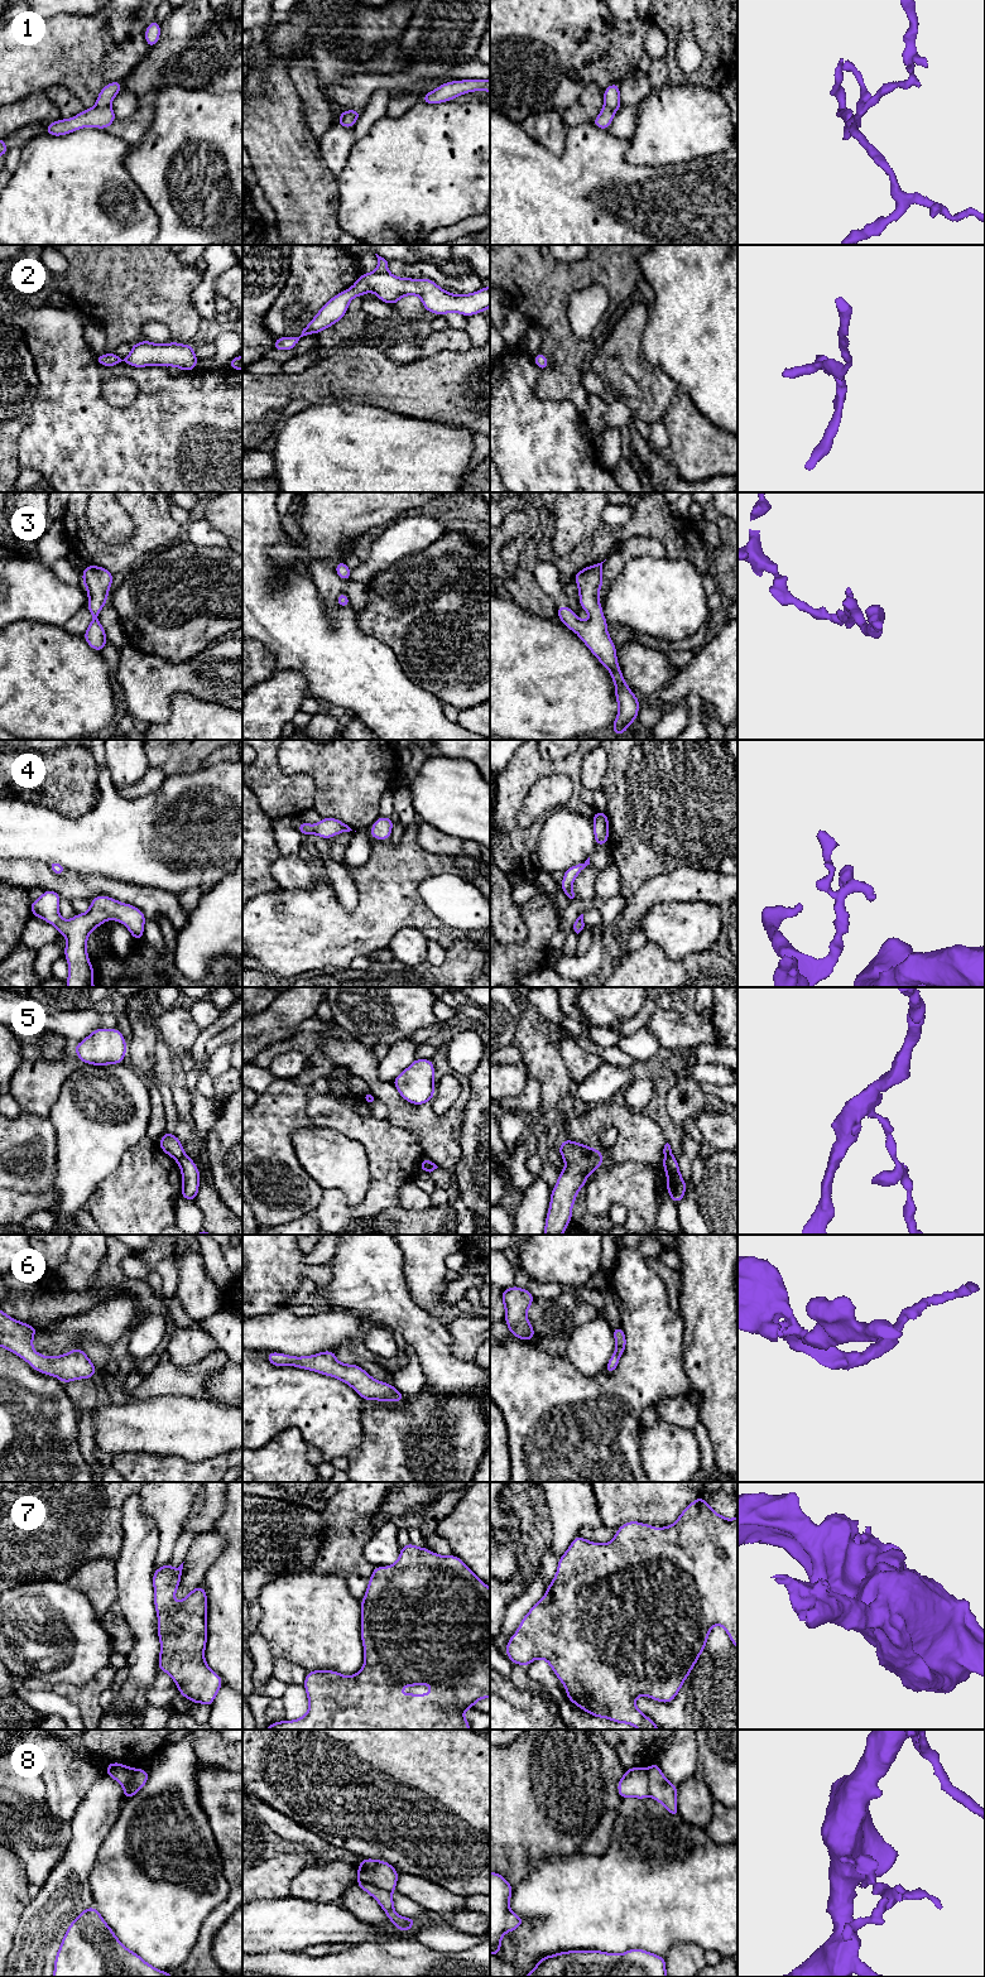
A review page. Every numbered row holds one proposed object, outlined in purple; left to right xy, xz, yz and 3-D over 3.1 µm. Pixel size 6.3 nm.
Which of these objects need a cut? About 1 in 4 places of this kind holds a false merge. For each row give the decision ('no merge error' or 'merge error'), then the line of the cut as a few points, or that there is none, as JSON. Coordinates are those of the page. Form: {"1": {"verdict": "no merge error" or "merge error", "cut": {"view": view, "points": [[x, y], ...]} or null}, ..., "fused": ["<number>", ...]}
{"1": {"verdict": "merge error", "cut": {"view": "xz", "points": [[356, 119], [347, 112], [339, 121]]}}, "2": {"verdict": "no merge error", "cut": null}, "3": {"verdict": "no merge error", "cut": null}, "4": {"verdict": "no merge error", "cut": null}, "5": {"verdict": "merge error", "cut": {"view": "xy", "points": [[185, 1155], [177, 1160]]}}, "6": {"verdict": "no merge error", "cut": null}, "7": {"verdict": "no merge error", "cut": null}, "8": {"verdict": "merge error", "cut": {"view": "xz", "points": [[359, 1879], [387, 1889], [390, 1893]]}}, "fused": ["1", "5", "8"]}

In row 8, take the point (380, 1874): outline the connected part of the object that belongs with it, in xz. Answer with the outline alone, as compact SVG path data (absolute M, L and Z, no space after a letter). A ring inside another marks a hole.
M362 1858L357 1866L359 1880L394 1892L399 1872L386 1861Z

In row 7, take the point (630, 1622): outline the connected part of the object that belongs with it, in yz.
M702 1496L691 1502L674 1524L657 1529L652 1525L628 1521L621 1525L610 1543L597 1544L582 1536L576 1536L566 1553L558 1559L557 1573L548 1586L543 1598L535 1603L524 1616L518 1631L506 1644L505 1654L513 1664L525 1668L534 1659L544 1659L562 1682L567 1692L567 1699L586 1711L588 1714L609 1718L616 1723L628 1723L639 1730L659 1730L658 1726L635 1706L639 1695L649 1697L662 1703L671 1703L706 1646L707 1637L713 1625L721 1625L735 1648L737 1649L737 1516L729 1520L713 1511ZM693 1574L702 1574L702 1592L697 1589Z

